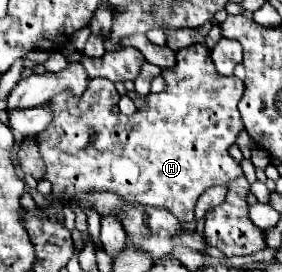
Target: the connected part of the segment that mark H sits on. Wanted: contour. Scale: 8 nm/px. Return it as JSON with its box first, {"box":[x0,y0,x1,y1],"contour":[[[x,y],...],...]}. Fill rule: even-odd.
{"box":[37,44,245,222],"contour":[[[191,44],[179,50],[177,64],[163,70],[163,80],[167,82],[167,88],[159,94],[149,94],[141,112],[131,116],[125,116],[117,110],[117,90],[107,78],[91,78],[87,90],[81,96],[63,90],[51,98],[49,106],[53,110],[53,122],[47,126],[47,130],[43,130],[43,134],[37,136],[37,142],[47,166],[45,180],[53,184],[53,198],[63,202],[65,198],[71,200],[77,194],[113,192],[127,202],[167,208],[181,222],[191,222],[195,202],[207,188],[245,176],[241,164],[229,154],[229,146],[243,128],[243,120],[237,110],[237,102],[245,90],[243,80],[217,74],[215,64],[211,62],[203,44]],[[89,132],[99,132],[95,142],[91,142]]]}

